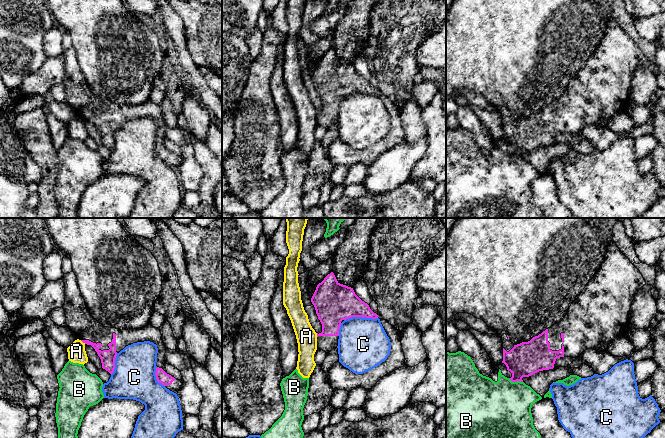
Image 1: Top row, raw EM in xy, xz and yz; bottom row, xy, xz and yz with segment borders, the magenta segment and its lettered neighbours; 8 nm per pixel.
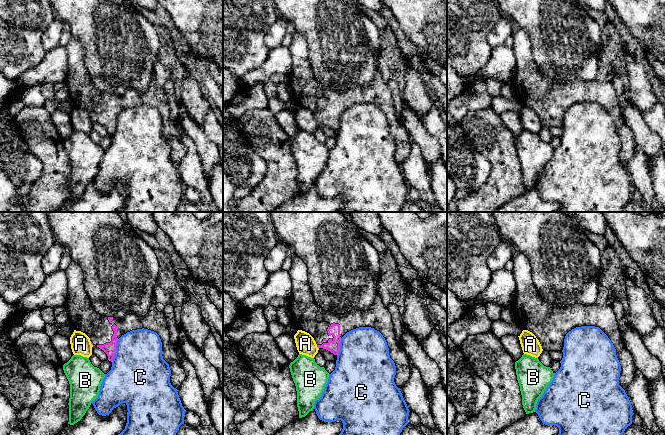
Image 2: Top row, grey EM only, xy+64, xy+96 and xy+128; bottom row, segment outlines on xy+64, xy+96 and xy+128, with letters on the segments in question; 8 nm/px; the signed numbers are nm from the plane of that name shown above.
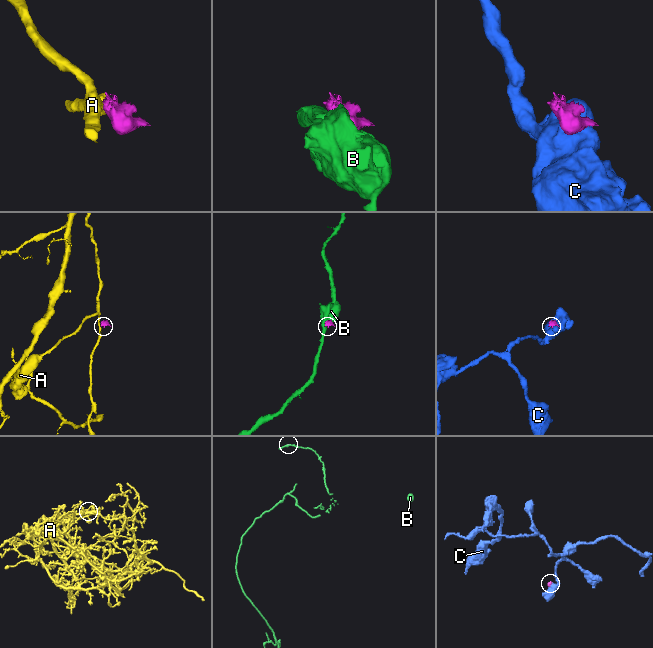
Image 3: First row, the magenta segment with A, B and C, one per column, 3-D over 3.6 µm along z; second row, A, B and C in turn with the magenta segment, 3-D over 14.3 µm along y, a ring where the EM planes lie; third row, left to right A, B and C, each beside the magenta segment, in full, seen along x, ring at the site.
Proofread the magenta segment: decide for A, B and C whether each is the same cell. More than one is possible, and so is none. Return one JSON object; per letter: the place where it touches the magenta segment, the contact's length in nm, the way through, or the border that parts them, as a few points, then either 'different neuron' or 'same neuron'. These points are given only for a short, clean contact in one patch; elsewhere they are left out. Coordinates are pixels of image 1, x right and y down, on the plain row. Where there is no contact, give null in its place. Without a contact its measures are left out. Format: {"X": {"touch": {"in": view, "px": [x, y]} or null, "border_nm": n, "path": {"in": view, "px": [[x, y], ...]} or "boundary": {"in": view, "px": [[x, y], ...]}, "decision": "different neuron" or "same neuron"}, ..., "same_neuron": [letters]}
{"A": {"touch": {"in": "xy", "px": [83, 118]}, "border_nm": 50, "boundary": {"in": "xy", "px": [[80, 116], [85, 119]]}, "decision": "different neuron"}, "B": {"touch": {"in": "yz", "px": [515, 157]}, "border_nm": 120, "boundary": {"in": "yz", "px": [[508, 154], [512, 157], [522, 158]]}, "decision": "different neuron"}, "C": {"touch": {"in": "xz", "px": [360, 92]}, "border_nm": 280, "decision": "different neuron"}, "same_neuron": []}

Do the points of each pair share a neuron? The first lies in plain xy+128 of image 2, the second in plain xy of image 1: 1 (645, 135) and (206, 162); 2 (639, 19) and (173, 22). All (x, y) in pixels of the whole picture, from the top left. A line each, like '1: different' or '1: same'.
1: same
2: different

